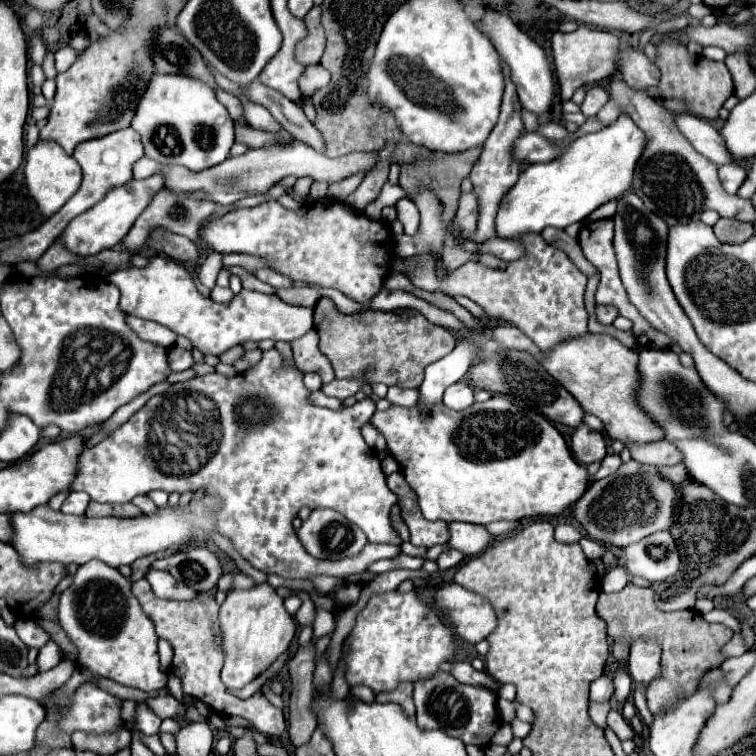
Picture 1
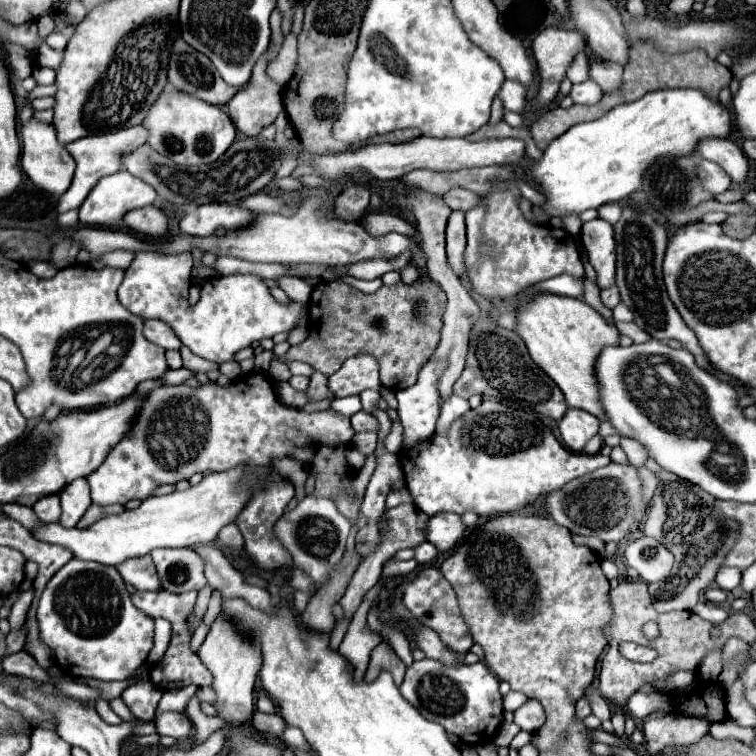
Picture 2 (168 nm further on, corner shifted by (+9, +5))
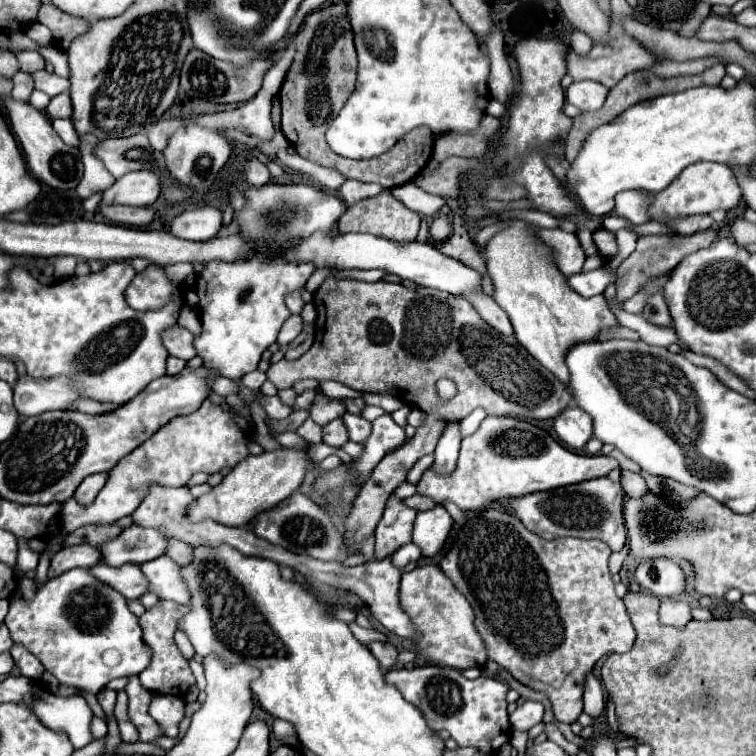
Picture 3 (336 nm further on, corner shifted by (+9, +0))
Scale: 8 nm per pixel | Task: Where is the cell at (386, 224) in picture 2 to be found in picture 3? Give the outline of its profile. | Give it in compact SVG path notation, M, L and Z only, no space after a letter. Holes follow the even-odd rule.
M454 216L454 234L446 240L446 242L436 242L436 248L440 248L446 256L454 256L456 260L468 264L470 268L478 270L484 274L484 292L488 296L492 296L494 288L492 288L492 282L488 278L488 272L486 272L486 264L484 264L484 258L482 254L478 252L478 246L472 242L468 230L466 230L466 224L464 224L464 218L462 216Z

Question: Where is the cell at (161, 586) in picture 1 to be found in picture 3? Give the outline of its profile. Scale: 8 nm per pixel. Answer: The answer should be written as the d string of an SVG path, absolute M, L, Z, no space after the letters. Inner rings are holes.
M98 564L90 568L90 574L112 586L116 592L120 592L126 600L136 600L146 592L146 578L142 578L140 566L126 564L126 566L108 566L108 564Z

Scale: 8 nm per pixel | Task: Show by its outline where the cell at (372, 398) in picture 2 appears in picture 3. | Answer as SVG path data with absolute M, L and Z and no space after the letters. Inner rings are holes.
M384 414L372 422L372 434L364 444L364 454L356 460L356 476L364 482L368 474L374 470L378 460L392 452L394 448L402 446L406 442L404 428L398 426L390 414Z

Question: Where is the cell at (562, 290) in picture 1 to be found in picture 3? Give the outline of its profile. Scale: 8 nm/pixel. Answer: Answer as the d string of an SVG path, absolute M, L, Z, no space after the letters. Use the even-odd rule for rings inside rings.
M538 228L538 236L554 248L556 262L558 262L562 274L570 276L570 274L578 274L582 270L586 256L582 252L582 246L580 246L576 234L568 234L560 228L556 228L556 230Z

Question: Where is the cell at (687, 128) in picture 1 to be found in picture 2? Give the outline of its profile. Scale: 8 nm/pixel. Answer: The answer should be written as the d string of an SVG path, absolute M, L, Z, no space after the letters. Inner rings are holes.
M706 137L706 139L698 141L696 153L702 159L708 159L708 161L718 163L732 177L734 183L744 185L744 181L750 175L748 173L748 159L746 159L744 151L736 143L732 143L728 139Z

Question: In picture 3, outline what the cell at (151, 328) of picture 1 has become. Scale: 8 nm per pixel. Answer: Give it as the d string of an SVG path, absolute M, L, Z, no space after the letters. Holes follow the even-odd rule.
M172 326L170 330L164 330L162 334L164 338L164 346L168 350L170 356L176 356L176 358L182 358L182 360L192 360L196 356L196 350L192 346L192 340L194 336L182 328L182 326Z

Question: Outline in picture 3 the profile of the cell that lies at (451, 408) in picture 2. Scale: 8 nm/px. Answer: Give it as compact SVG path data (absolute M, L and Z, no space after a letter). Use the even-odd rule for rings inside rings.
M450 422L438 440L432 470L436 474L450 474L456 468L458 450L460 450L460 426L458 422Z

